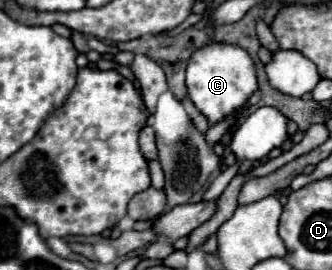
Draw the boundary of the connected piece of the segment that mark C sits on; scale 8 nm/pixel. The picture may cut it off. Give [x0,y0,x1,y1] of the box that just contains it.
[187,44,257,124]

